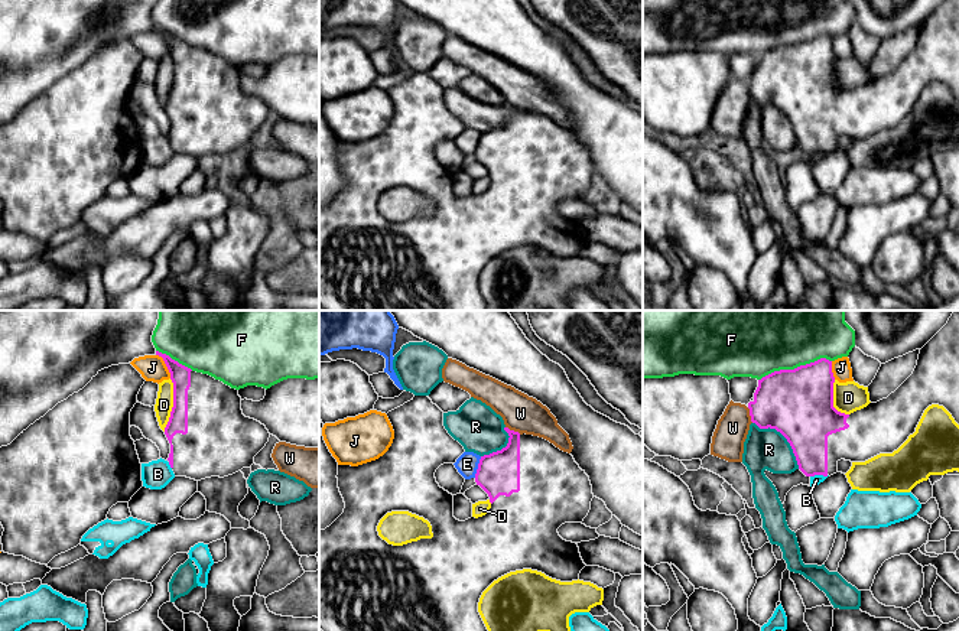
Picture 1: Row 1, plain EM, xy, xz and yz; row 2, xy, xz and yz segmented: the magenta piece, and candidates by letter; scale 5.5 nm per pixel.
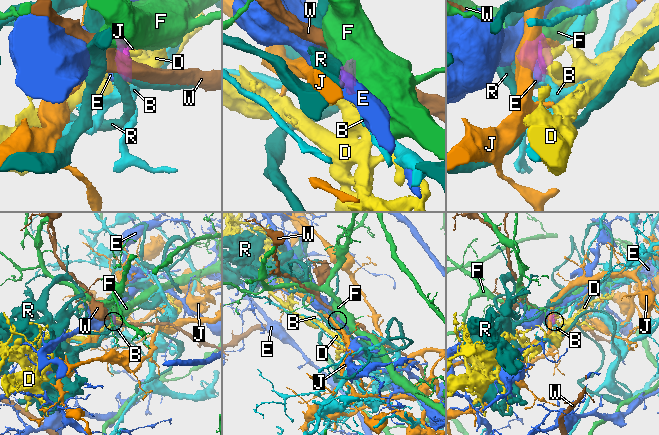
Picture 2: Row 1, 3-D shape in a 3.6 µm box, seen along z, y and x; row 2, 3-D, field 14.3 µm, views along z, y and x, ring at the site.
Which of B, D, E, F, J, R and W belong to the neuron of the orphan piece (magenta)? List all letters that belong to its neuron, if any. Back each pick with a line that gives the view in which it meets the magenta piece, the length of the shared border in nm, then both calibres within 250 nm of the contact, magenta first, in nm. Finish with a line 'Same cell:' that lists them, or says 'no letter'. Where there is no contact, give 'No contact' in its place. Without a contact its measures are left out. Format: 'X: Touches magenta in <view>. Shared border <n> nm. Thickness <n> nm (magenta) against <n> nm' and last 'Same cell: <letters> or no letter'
Same cell: no letter

